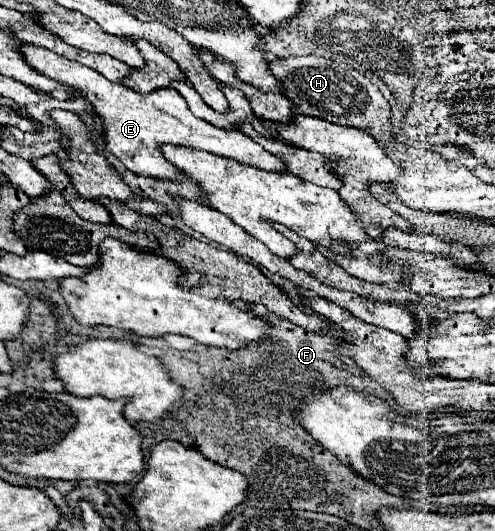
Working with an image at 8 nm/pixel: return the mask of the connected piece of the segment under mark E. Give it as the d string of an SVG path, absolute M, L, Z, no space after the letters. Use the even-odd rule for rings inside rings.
M24 43L20 49L22 59L38 73L68 85L70 89L78 91L82 99L90 103L94 113L100 119L100 135L104 139L106 151L110 151L114 157L118 157L132 173L136 175L146 175L146 177L158 177L158 179L178 179L182 177L176 167L170 163L164 163L164 157L160 155L160 143L172 143L172 145L182 145L182 147L192 147L192 149L202 149L220 157L236 159L238 163L248 163L258 169L266 171L284 171L280 167L280 159L268 155L258 143L254 143L250 137L236 129L220 129L204 119L198 119L192 115L184 103L184 97L172 89L172 87L162 87L152 93L136 93L128 87L120 87L120 83L112 83L104 79L102 75L96 75L96 71L88 67L80 67L78 63L72 63L68 59L58 59L56 53L44 51L42 47Z

